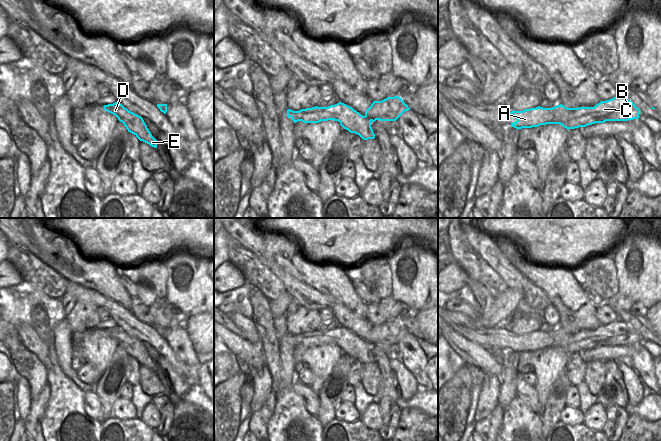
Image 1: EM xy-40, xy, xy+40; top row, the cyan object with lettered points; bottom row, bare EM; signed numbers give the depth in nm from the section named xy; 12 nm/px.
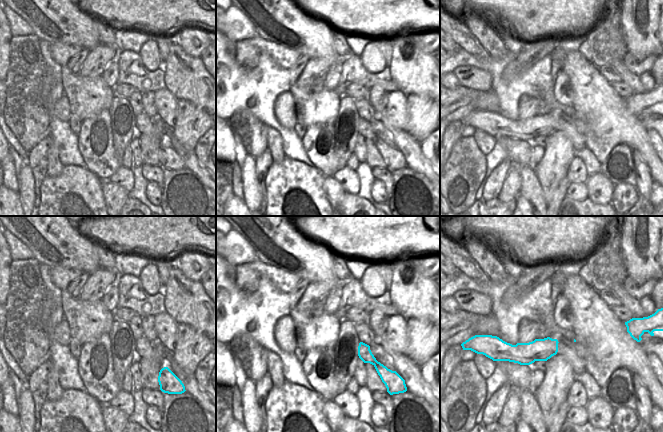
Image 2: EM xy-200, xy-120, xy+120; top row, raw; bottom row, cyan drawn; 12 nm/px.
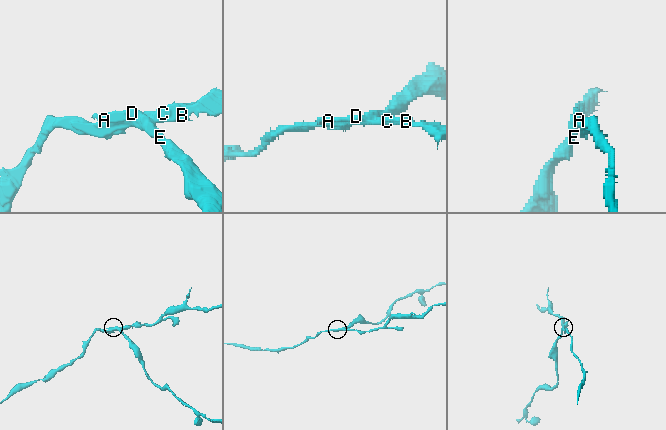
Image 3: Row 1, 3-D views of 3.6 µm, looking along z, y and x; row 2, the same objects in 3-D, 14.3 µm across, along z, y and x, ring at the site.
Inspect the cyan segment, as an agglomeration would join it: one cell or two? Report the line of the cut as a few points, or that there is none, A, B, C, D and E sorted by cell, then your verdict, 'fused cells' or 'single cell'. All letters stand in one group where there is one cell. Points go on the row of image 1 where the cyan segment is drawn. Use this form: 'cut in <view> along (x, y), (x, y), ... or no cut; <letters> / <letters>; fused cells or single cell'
cut in xy+40 along (577, 108), (565, 114), (559, 114), (546, 109); A B C / D E; fused cells

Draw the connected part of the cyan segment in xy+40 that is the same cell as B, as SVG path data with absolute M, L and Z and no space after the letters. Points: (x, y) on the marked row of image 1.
M618 94L612 99L601 101L594 107L578 107L566 115L538 106L523 111L514 110L509 113L509 116L516 118L517 121L511 123L511 126L518 130L546 124L560 124L569 130L606 121L638 119L640 113L640 109L632 101Z

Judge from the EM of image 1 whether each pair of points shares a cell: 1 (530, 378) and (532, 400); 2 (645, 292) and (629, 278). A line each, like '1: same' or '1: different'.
1: different
2: same

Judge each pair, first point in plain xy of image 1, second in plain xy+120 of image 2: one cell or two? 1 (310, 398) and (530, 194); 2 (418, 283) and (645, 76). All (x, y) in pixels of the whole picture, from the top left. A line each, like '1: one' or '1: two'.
1: two
2: two

